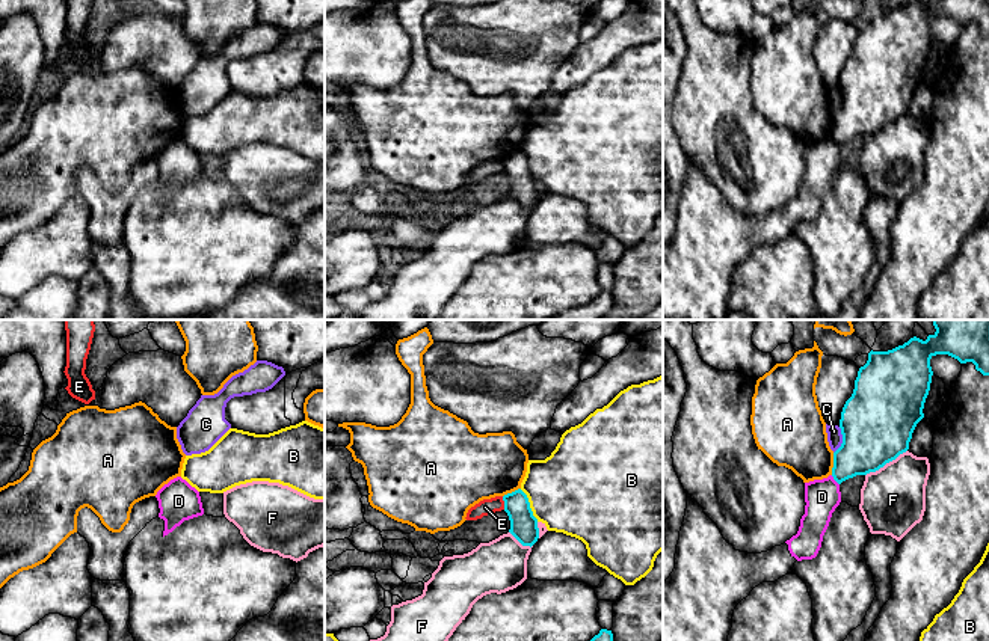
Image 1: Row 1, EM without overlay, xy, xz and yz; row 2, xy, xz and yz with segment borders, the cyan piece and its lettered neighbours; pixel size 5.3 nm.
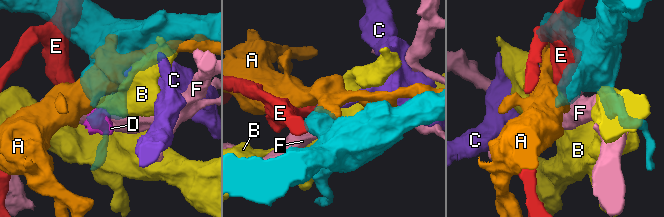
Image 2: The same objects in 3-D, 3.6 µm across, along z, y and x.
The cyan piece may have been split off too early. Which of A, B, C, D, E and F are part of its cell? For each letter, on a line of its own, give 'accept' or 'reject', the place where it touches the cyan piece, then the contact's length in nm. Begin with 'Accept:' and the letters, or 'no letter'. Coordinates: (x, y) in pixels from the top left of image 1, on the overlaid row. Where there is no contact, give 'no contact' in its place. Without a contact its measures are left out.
Accept: no letter
A: reject; meets cyan in yz at (834, 463); contact 120 nm long
B: reject; meets cyan in xz at (529, 506); contact 200 nm long
C: reject; meets cyan in yz at (843, 441); contact 150 nm long
D: reject; meets cyan in yz at (834, 478); contact 70 nm long
E: reject; meets cyan in xz at (505, 502); contact 70 nm long
F: reject; meets cyan in yz at (885, 463); contact 260 nm long

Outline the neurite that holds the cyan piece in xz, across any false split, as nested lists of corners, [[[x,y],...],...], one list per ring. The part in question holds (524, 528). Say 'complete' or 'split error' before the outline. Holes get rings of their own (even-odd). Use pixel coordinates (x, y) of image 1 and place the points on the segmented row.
complete; [[[518,489],[503,496],[504,511],[510,520],[509,532],[522,544],[533,546],[539,538],[538,519],[533,516],[527,495]]]

